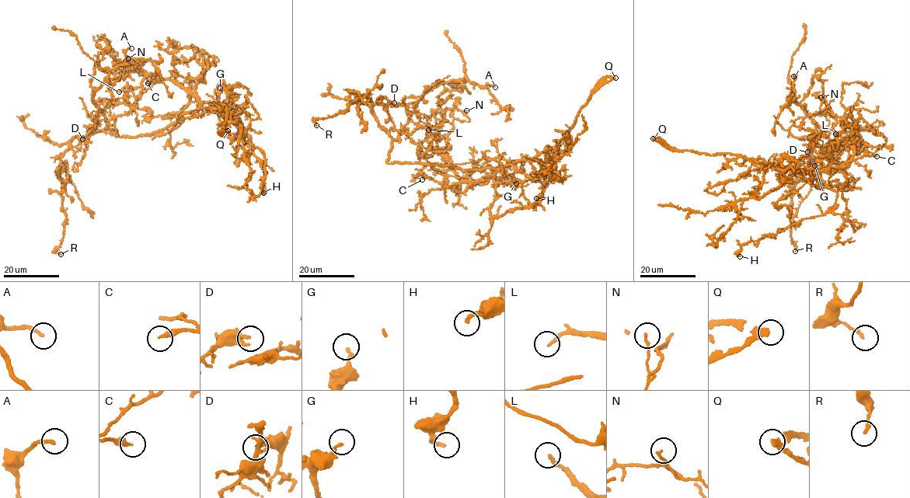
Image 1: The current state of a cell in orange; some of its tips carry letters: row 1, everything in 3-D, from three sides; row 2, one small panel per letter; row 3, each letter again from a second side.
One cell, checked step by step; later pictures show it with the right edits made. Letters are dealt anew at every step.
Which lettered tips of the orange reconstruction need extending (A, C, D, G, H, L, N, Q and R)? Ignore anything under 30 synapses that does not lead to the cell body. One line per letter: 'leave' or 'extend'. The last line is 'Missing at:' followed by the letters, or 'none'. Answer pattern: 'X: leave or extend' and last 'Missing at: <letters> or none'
A: leave
C: leave
D: leave
G: extend
H: leave
L: leave
N: leave
Q: extend
R: leave
Missing at: G, Q

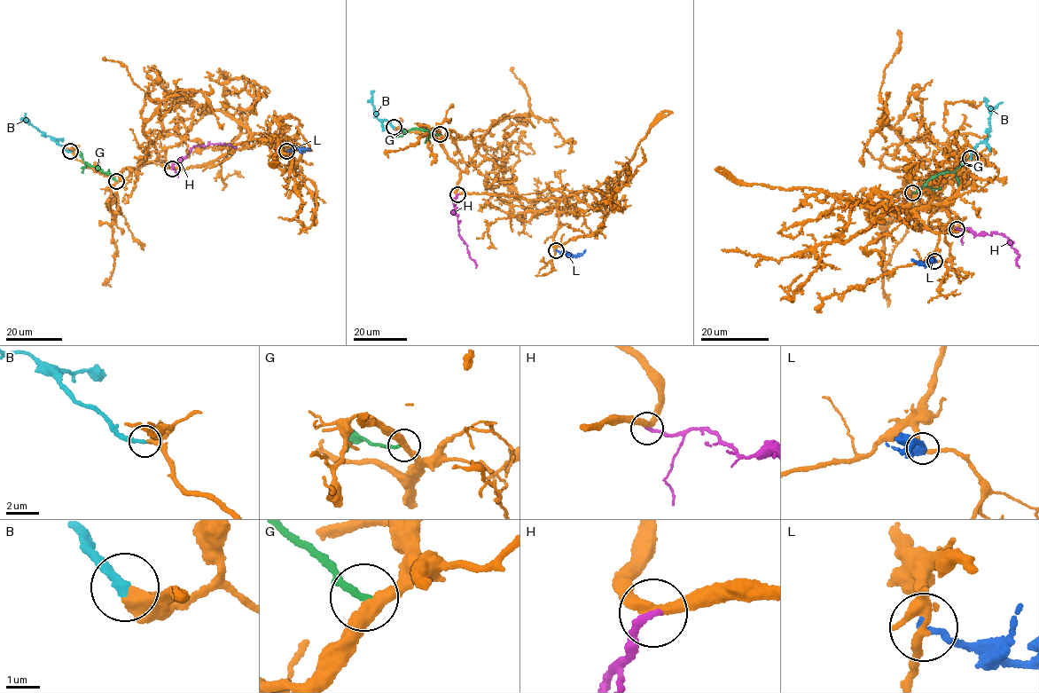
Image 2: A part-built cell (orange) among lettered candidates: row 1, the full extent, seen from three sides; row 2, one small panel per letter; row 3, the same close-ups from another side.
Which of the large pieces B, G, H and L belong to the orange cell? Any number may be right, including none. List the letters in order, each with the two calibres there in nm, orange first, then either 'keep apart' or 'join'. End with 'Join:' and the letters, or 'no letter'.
B: 500/240 nm | join
G: 400/170 nm | keep apart
H: 320/200 nm | keep apart
L: 280/200 nm | keep apart
Join: B

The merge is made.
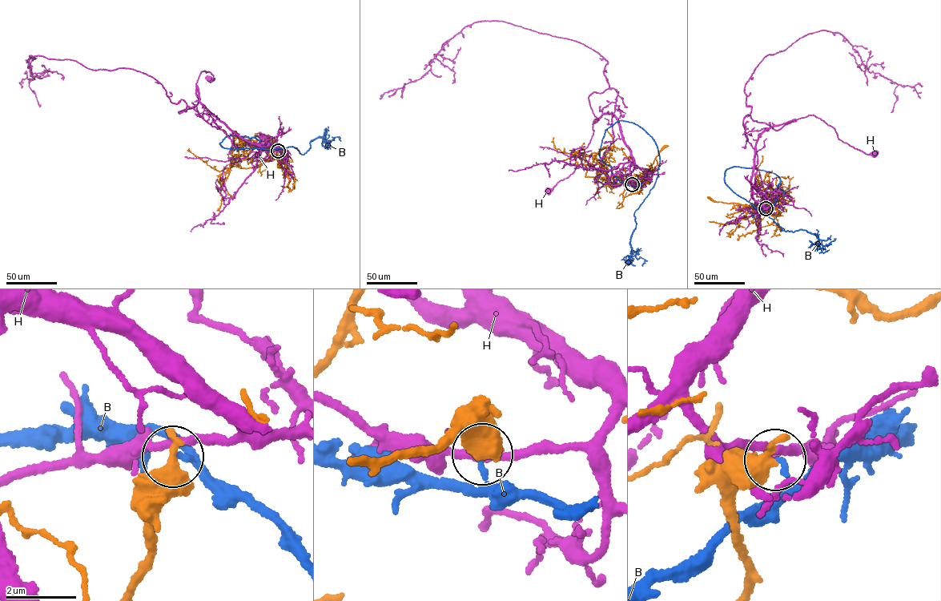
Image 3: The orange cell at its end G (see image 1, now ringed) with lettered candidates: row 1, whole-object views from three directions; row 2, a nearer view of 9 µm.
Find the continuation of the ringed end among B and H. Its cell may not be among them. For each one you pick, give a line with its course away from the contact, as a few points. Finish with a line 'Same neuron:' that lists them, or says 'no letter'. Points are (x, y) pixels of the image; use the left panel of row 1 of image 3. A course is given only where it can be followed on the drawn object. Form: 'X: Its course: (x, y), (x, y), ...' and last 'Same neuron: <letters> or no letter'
Same neuron: no letter

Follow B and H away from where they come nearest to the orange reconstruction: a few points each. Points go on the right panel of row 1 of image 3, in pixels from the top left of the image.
B: (766, 207), (781, 191), (778, 177), (754, 167), (725, 170), (734, 192), (782, 230), (816, 235), (818, 250)
H: (766, 207), (751, 180), (758, 139), (770, 127), (814, 115), (844, 142), (875, 153)

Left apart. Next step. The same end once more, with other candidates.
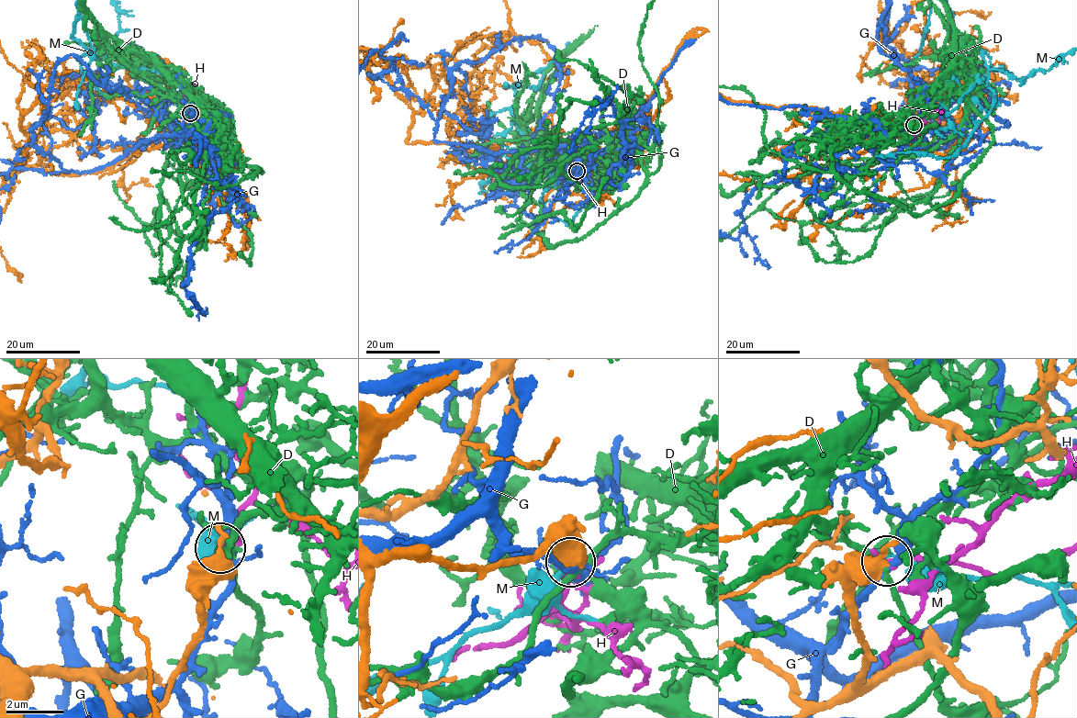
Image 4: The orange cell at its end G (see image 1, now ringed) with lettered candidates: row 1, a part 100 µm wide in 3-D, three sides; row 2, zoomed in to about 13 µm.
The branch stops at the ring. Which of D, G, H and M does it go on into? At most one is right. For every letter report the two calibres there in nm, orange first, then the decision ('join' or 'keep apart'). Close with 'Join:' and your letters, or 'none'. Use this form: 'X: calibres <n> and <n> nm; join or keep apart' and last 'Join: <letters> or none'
D: calibres 400 and 200 nm; keep apart
G: calibres 550 and 200 nm; keep apart
H: calibres 600 and 240 nm; join
M: calibres 400 and 140 nm; keep apart
Join: H

